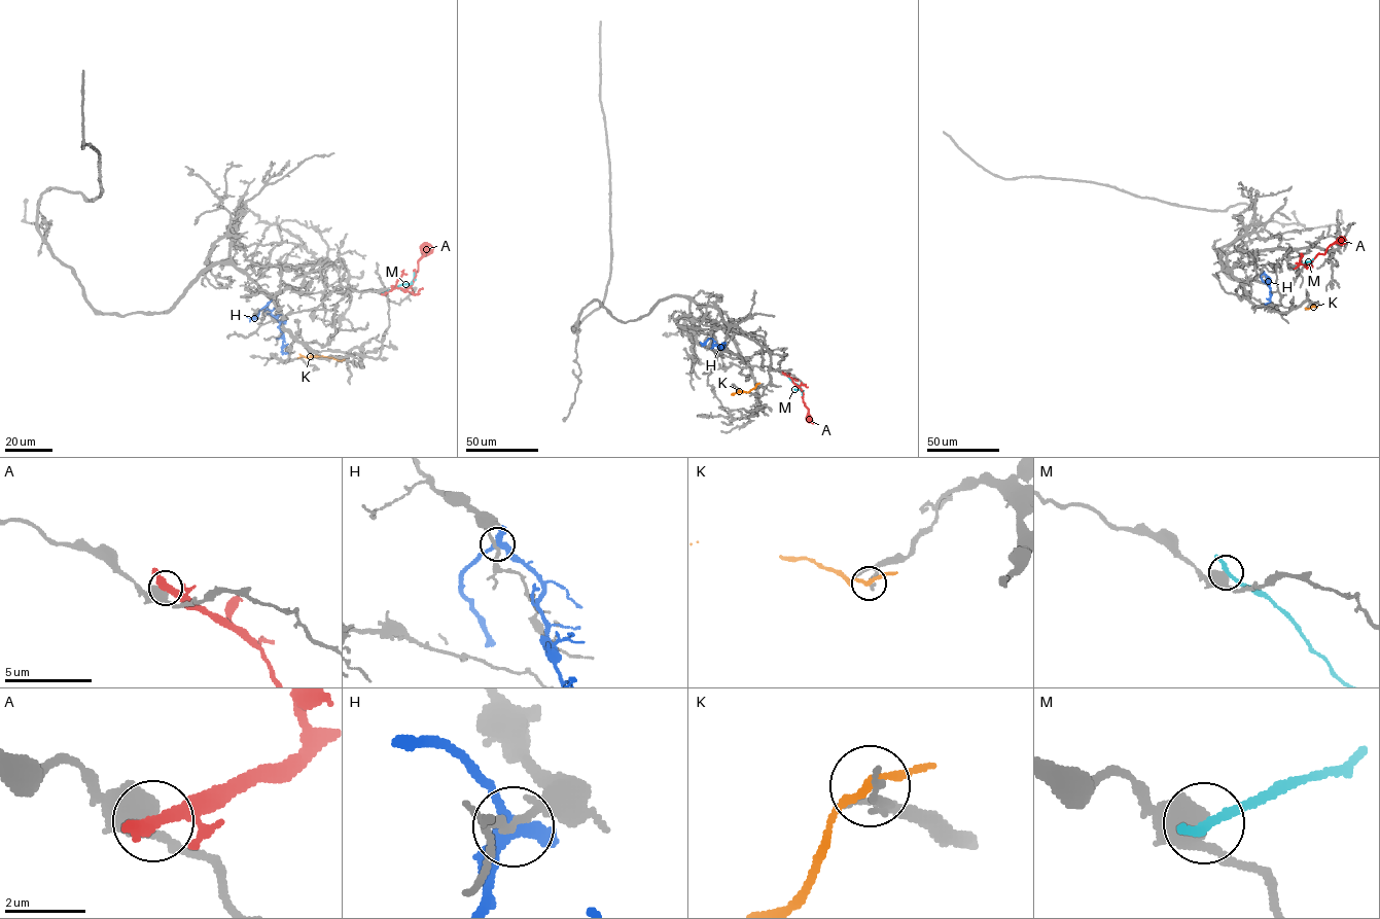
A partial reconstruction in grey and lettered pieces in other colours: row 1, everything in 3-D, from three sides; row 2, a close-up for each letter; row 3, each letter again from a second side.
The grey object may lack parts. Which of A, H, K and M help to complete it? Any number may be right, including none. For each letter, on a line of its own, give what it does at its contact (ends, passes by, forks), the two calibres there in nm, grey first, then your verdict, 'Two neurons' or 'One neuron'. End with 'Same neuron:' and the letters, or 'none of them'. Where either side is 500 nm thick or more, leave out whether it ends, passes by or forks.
A: It passes by. Thickness 480 nm (grey) against 360 nm. Two neurons
H: It forks there. Thickness 170 nm (grey) against 320 nm. Two neurons
K: It passes by. Thickness 180 nm (grey) against 190 nm. Two neurons
M: Thickness 500 nm (grey) against 280 nm. Two neurons
Same neuron: none of them

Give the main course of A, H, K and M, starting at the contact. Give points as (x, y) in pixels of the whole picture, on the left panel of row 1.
A: (383, 293), (393, 288), (405, 290), (411, 285), (418, 261), (423, 252), (432, 248)
H: (269, 303), (267, 308), (280, 324), (284, 340), (281, 351), (288, 353)
K: (341, 360), (325, 356), (297, 358)
M: (383, 293), (410, 284), (415, 272)

